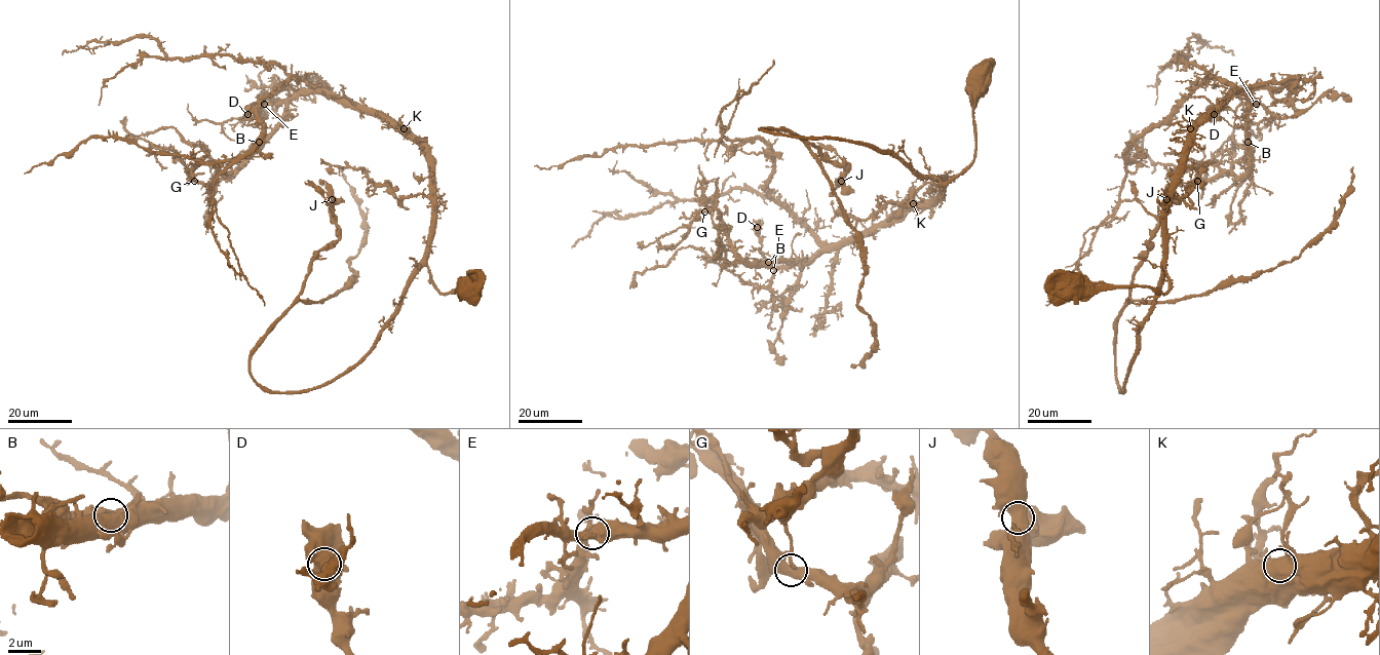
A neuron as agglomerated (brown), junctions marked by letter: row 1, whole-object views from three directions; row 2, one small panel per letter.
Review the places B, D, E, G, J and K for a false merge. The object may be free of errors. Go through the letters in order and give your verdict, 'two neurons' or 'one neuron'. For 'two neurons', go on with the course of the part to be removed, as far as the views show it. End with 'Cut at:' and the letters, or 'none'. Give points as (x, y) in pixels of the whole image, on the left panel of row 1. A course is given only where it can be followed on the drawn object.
B: two neurons; course (258, 143), (242, 150), (218, 175), (213, 214), (207, 224)
D: one neuron
E: one neuron
G: one neuron
J: one neuron
K: one neuron
Cut at: B

